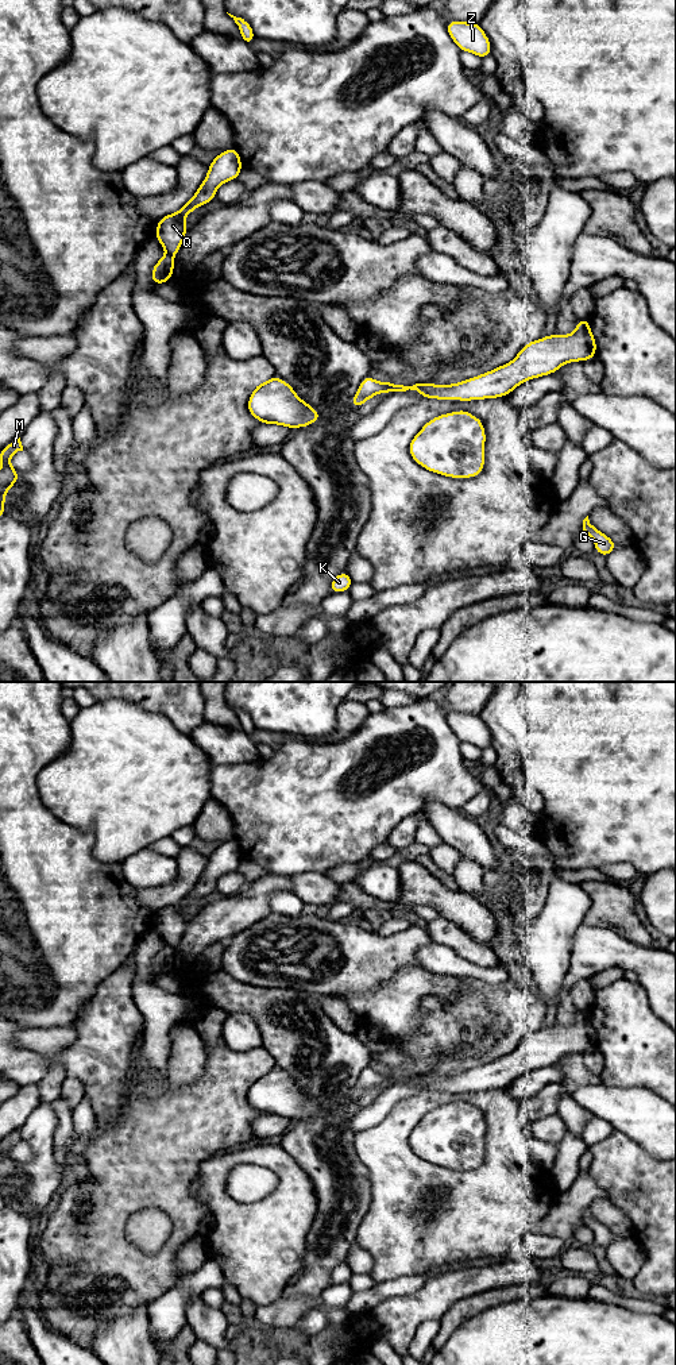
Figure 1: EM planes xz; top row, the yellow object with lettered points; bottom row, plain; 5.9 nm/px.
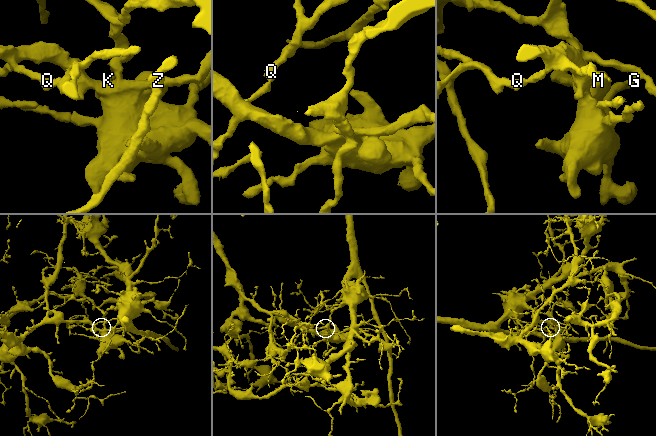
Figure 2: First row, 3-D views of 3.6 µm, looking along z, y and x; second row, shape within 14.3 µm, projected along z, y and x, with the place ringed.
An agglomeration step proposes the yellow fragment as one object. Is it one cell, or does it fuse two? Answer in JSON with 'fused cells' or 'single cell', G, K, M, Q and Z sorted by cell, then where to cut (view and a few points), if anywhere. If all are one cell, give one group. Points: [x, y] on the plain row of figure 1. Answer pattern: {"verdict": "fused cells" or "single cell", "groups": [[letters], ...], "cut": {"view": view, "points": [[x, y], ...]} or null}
{"verdict": "fused cells", "groups": [["G", "M"], ["K", "Q", "Z"]], "cut": {"view": "xz", "points": [[166, 944], [173, 947]]}}

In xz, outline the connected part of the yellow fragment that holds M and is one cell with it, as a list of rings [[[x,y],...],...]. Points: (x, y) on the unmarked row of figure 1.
[[[20,1129],[11,1133],[0,1142],[0,1208],[5,1206],[5,1184],[18,1173],[19,1164],[12,1158],[9,1150],[13,1145],[23,1142]]]

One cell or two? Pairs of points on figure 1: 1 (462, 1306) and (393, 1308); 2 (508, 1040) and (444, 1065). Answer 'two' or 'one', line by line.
1: two
2: one

